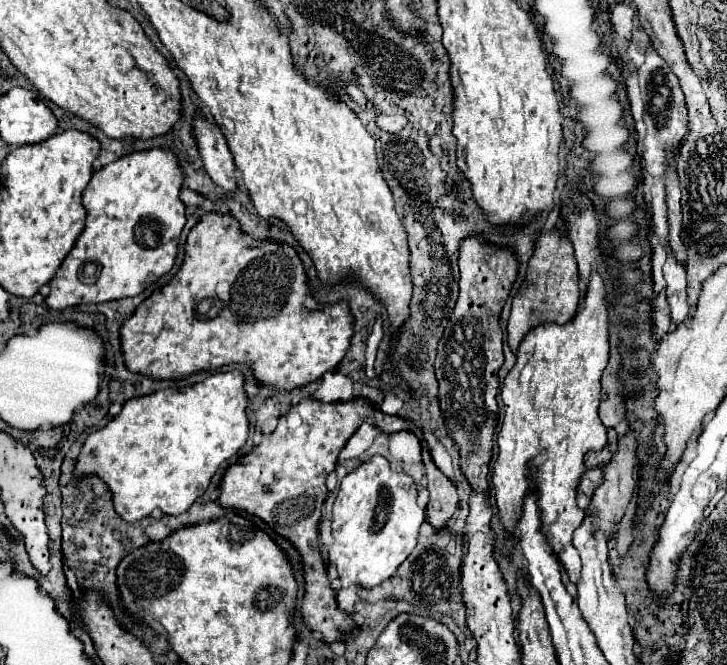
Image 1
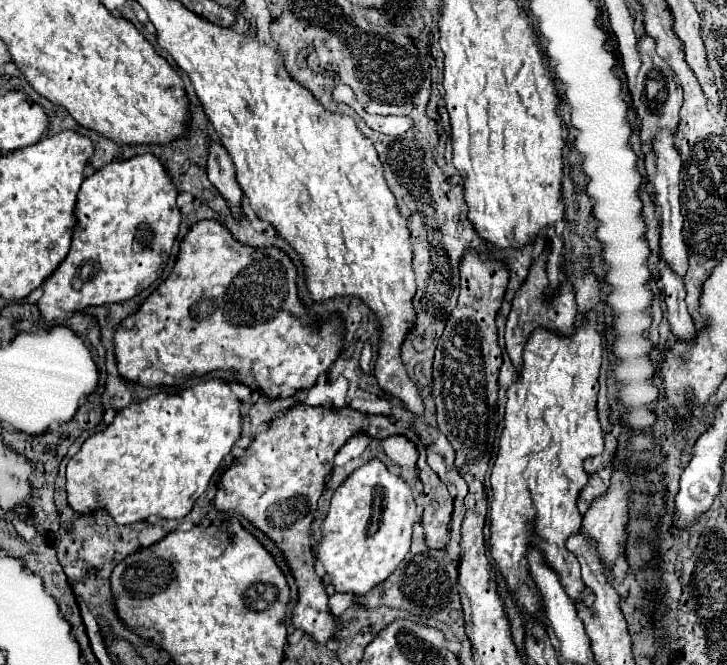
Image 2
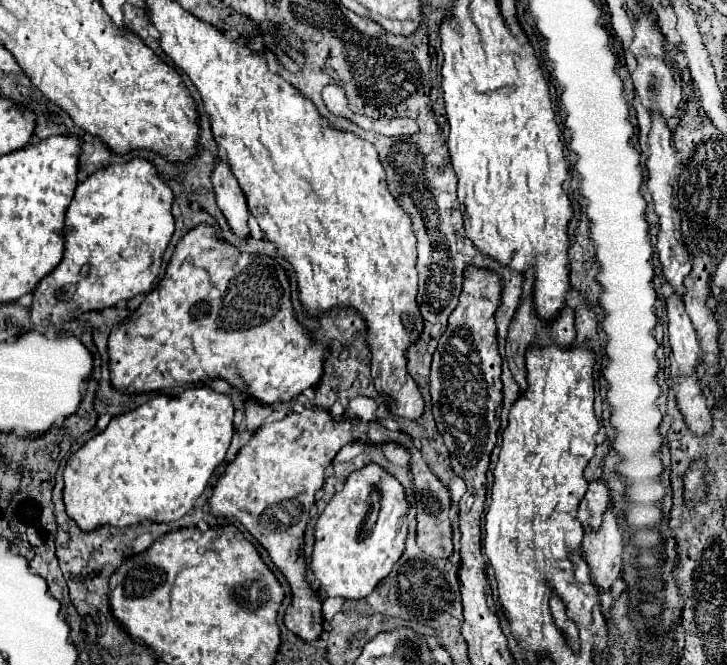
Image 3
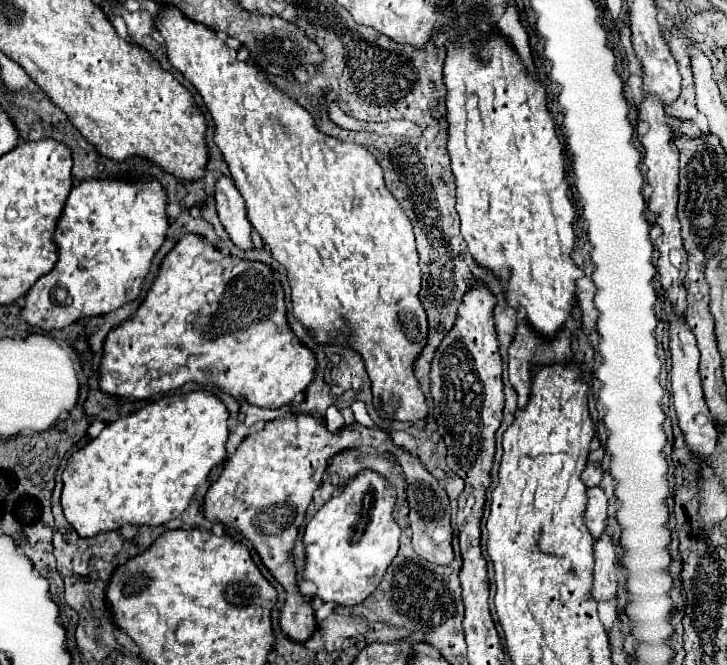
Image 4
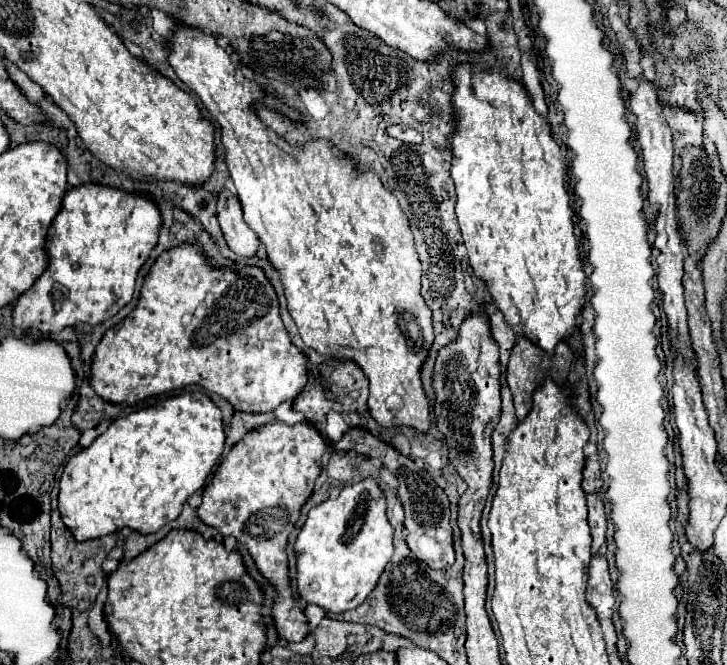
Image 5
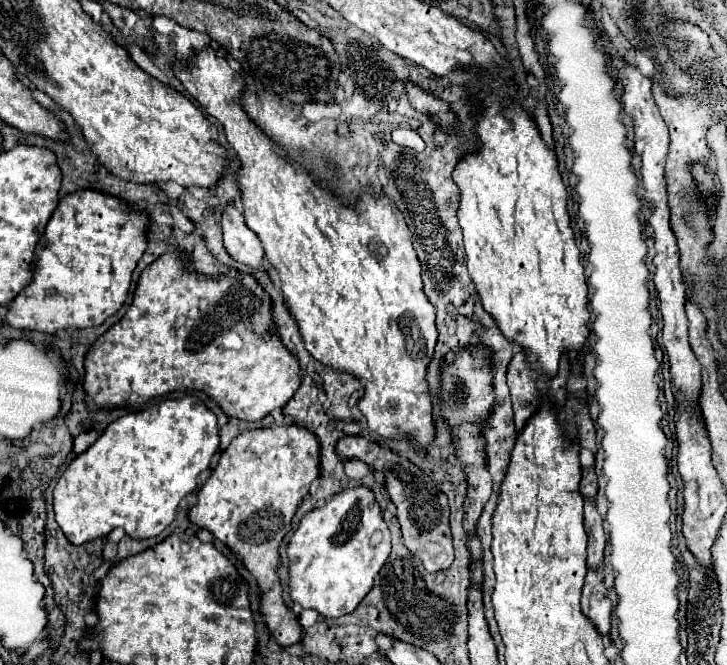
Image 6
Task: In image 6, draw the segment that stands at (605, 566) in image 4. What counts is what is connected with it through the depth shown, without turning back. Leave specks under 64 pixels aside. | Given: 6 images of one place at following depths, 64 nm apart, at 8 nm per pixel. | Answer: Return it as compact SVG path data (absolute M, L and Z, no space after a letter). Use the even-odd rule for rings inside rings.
M588 570L584 592L582 592L582 608L584 608L584 614L590 616L590 620L594 620L596 628L602 634L610 632L612 600L608 598L604 576L598 570Z

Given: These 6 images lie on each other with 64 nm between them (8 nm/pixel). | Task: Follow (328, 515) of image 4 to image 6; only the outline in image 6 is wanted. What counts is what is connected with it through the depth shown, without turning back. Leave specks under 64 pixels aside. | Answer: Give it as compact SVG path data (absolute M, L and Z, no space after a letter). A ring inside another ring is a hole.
M354 486L334 494L322 508L314 508L304 514L298 530L288 544L290 558L290 596L302 608L314 608L322 616L338 618L352 612L362 598L372 590L374 578L390 556L390 530L382 518L380 504L374 498L372 488Z

